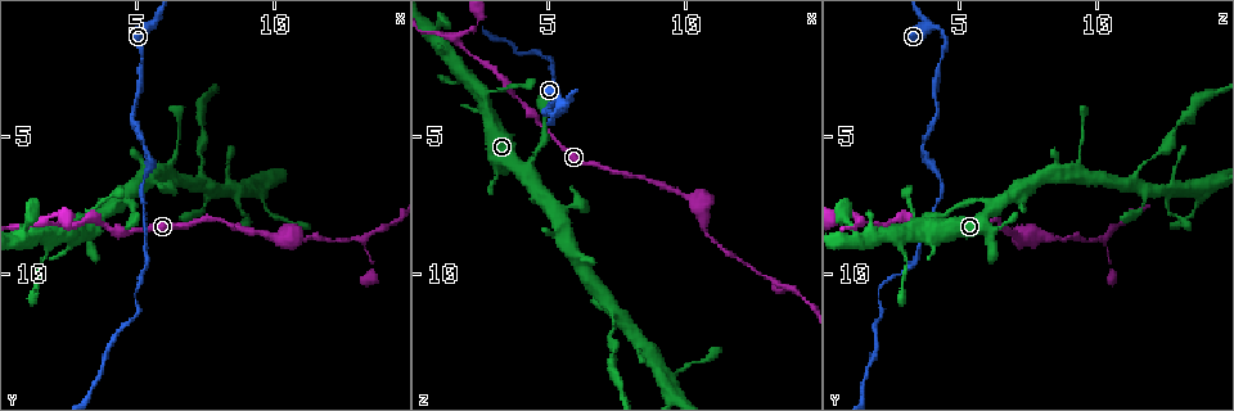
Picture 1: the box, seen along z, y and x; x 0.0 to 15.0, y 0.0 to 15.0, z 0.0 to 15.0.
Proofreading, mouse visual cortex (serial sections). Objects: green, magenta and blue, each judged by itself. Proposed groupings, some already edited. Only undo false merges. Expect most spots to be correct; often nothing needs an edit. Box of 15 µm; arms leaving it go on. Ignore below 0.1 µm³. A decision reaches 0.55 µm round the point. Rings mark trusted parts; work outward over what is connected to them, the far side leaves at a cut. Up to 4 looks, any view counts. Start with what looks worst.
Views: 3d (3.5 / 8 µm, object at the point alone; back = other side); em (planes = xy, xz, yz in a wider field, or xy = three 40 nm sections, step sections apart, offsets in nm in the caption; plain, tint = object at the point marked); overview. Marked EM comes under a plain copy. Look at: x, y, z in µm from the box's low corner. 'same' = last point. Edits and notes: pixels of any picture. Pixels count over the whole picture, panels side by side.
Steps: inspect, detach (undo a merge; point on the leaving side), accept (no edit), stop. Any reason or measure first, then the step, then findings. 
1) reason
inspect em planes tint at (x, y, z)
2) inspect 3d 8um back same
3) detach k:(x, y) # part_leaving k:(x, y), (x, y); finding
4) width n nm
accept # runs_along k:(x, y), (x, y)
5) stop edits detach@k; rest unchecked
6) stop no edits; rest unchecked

thin neck
inspect em planes tint at (5.0, 10.9, 2.1)

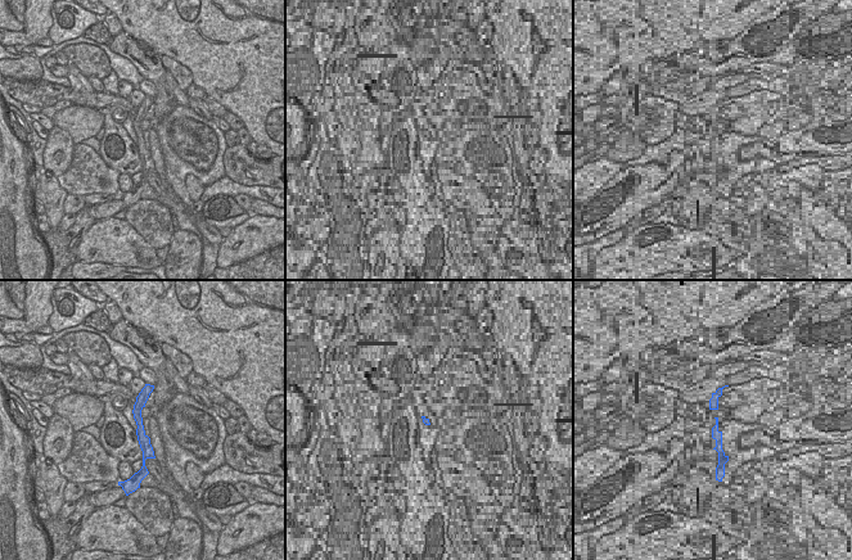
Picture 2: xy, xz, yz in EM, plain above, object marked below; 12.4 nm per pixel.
wider look
inspect 3d 3.5um back same

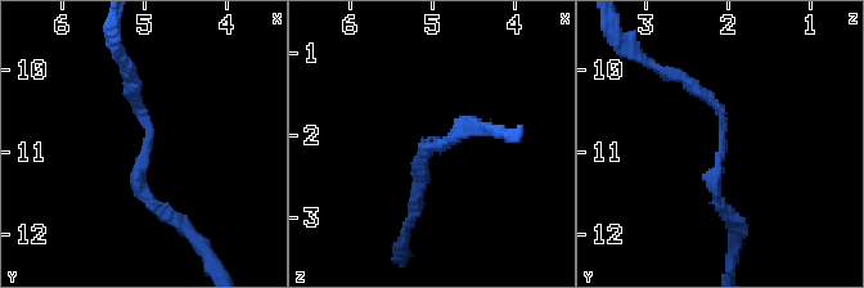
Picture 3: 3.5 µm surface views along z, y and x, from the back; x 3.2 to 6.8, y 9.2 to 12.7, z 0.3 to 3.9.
accept # runs_along 2:(149, 388), (138, 407), (145, 455); continuous, no second cell

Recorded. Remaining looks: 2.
three-way junction
inspect 3d 3.5um at (1.6, 8.2, 1.5)

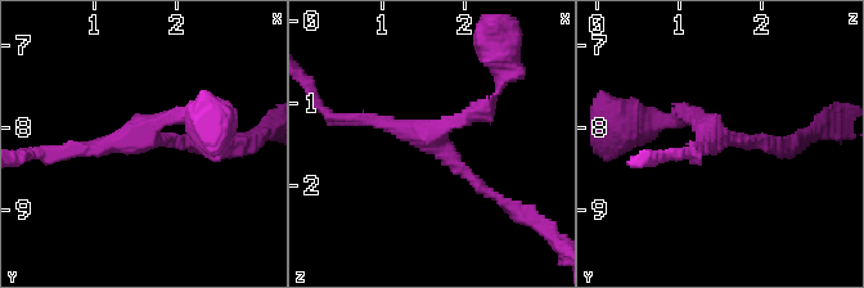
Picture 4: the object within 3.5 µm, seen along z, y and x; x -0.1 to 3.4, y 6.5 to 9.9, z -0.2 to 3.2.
arms 3; arm_widths 150, 150, 200 nm
inspect em xy step 5 tint at (1.65, 8.15, 1.45)

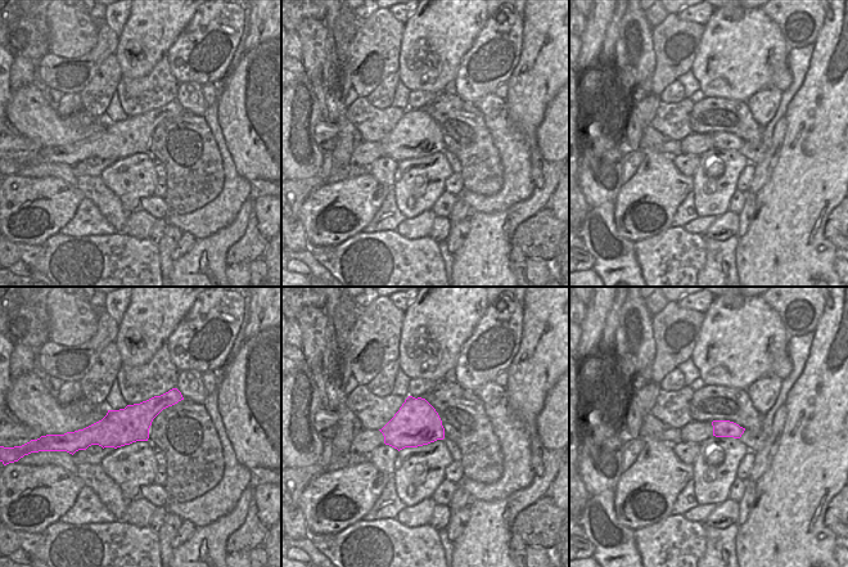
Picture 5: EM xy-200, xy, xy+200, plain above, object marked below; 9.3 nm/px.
accept # runs_along 5:(176, 397), (131, 424), (86, 437); all the same cell

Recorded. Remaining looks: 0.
stop no edits; rest unchecked

